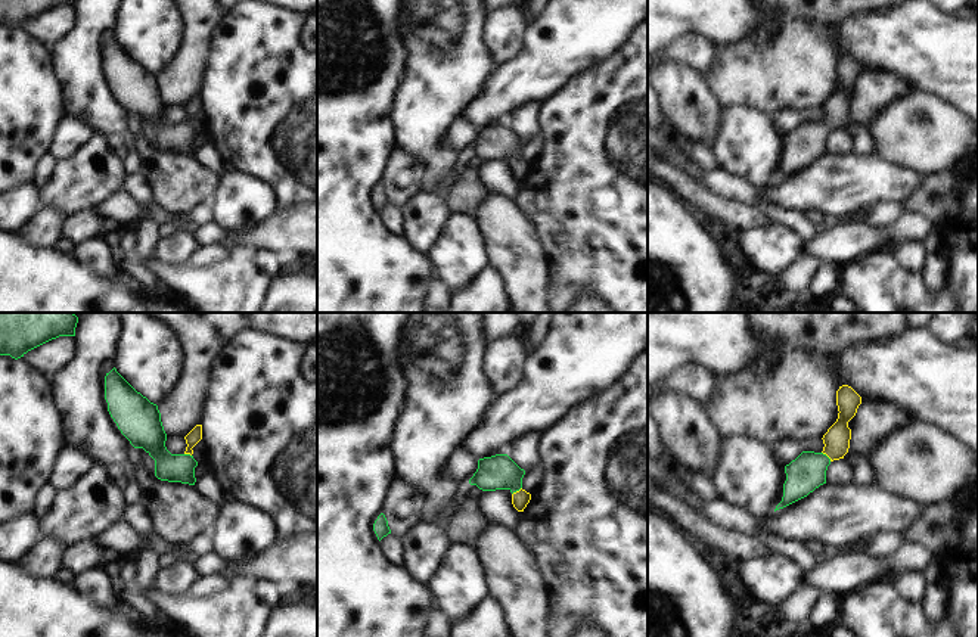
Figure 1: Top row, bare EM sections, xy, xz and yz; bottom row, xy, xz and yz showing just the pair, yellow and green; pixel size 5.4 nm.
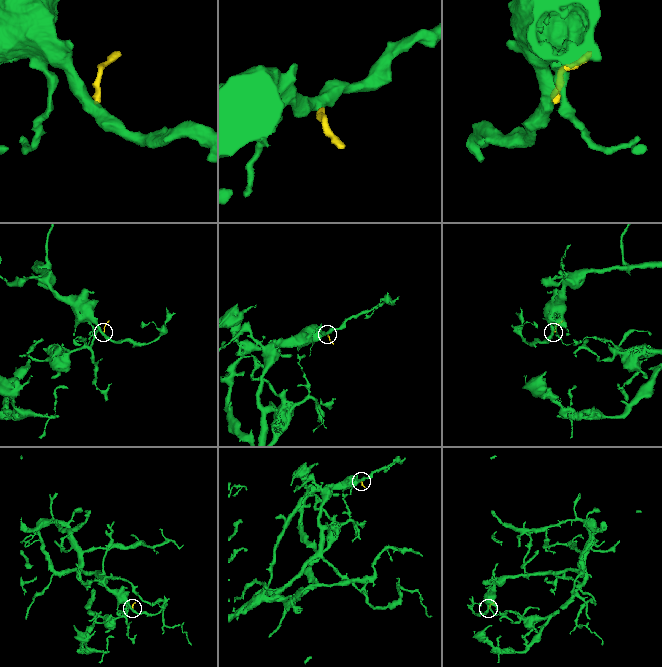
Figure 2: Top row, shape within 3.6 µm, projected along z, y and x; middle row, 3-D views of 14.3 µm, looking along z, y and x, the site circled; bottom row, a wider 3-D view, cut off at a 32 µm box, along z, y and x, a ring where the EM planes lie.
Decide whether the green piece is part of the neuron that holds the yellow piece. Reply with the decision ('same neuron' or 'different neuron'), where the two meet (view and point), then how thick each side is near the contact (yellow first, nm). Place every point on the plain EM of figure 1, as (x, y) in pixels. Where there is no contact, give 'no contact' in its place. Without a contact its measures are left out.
same neuron; meets yellow in yz at (826, 124); 140 nm thick on the yellow side, 200 nm on the other

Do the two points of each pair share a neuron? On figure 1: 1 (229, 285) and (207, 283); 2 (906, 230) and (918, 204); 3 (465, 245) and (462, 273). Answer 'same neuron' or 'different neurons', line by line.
1: same neuron
2: different neurons
3: same neuron

